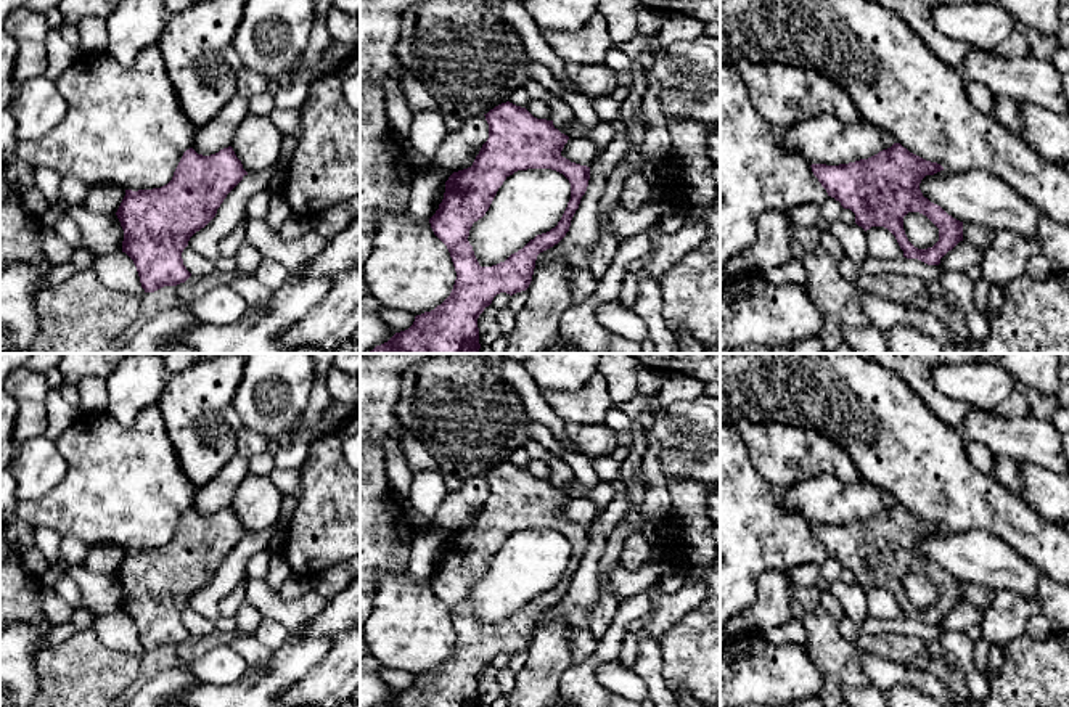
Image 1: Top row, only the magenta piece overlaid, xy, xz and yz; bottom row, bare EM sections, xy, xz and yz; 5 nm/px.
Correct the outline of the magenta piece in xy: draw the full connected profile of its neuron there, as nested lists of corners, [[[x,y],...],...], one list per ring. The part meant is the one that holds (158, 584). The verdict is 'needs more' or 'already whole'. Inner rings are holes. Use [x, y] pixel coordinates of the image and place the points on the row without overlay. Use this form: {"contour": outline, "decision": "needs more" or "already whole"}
{"contour": [[[231,506],[211,516],[190,508],[167,545],[125,550],[116,572],[124,590],[122,612],[133,620],[145,652],[177,646],[191,636],[183,625],[183,609],[244,535]]], "decision": "already whole"}

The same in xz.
{"contour": [[[510,461],[485,476],[489,498],[471,527],[453,532],[444,559],[429,578],[434,595],[447,606],[457,640],[450,656],[413,685],[376,707],[481,707],[477,678],[500,652],[526,651],[537,615],[558,604],[587,551],[590,527],[561,516],[569,497],[553,480],[537,479]],[[551,529],[571,543],[571,559],[555,588],[537,595],[505,622],[481,627],[468,601],[474,582],[489,570],[498,548],[518,530]]], "decision": "already whole"}

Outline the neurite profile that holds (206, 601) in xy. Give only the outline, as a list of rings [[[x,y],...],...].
[[[273,527],[244,535],[227,554],[215,577],[190,598],[188,606],[212,622],[220,619],[220,601],[246,578],[248,561],[260,550],[267,550],[272,535]]]

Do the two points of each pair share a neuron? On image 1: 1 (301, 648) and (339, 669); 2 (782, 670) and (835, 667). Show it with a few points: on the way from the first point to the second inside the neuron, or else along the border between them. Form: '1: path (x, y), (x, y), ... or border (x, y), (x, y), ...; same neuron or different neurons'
1: border (328, 637), (328, 651), (293, 685); different neurons
2: border (823, 683), (820, 690); different neurons

